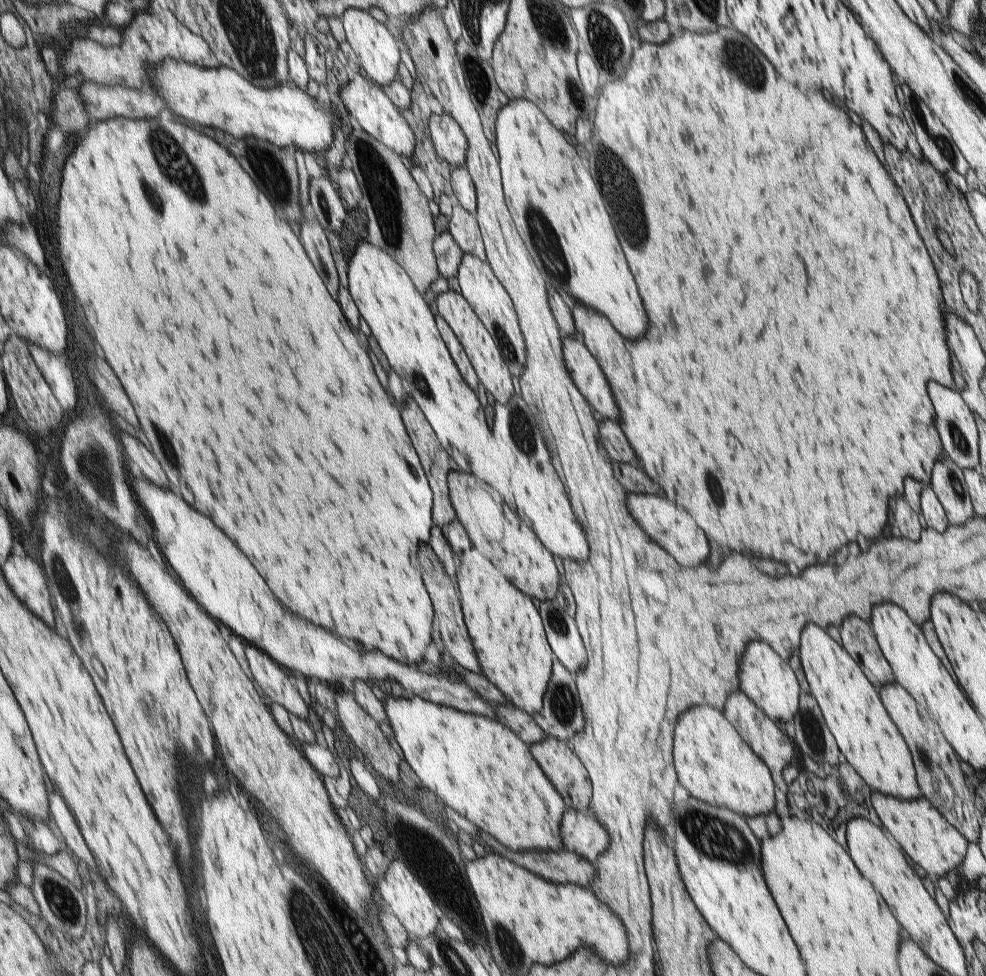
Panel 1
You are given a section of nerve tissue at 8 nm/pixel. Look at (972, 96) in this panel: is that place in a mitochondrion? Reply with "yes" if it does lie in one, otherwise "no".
yes

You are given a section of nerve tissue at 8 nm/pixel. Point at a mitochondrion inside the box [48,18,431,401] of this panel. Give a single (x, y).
(375, 172)

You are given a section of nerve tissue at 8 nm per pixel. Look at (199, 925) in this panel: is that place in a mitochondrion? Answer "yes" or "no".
no

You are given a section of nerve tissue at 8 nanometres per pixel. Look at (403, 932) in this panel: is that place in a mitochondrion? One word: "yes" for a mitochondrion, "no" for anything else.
no

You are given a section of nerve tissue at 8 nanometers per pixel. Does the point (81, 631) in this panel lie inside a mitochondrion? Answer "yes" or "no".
yes

